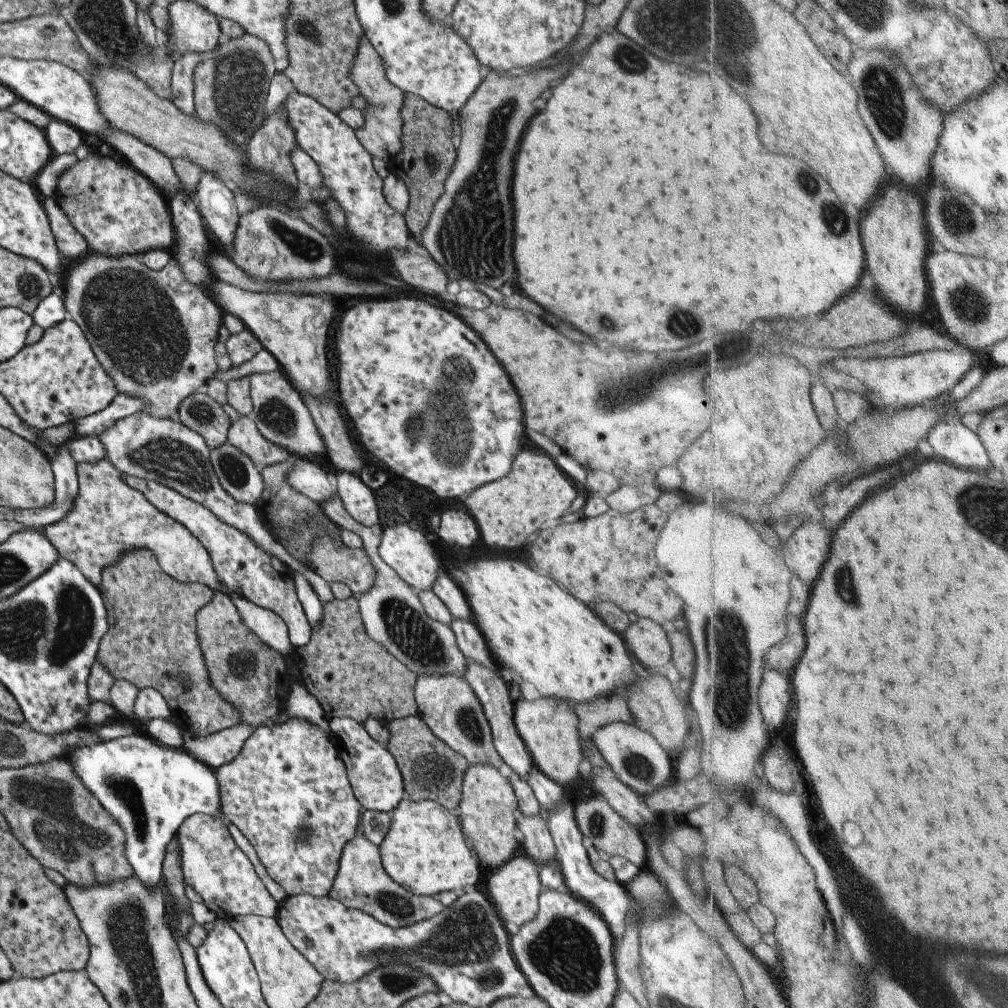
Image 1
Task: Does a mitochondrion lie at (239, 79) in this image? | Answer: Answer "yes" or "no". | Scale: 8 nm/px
yes

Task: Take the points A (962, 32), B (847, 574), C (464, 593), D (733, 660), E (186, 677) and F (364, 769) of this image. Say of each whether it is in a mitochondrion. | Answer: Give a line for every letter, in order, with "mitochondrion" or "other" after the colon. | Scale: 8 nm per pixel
A: other
B: mitochondrion
C: other
D: mitochondrion
E: mitochondrion
F: other

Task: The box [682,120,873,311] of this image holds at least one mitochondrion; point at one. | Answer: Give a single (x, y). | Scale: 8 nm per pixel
(833, 220)

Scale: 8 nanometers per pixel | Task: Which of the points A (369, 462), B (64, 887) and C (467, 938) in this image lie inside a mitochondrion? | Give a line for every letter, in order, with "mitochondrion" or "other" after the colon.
A: other
B: other
C: mitochondrion

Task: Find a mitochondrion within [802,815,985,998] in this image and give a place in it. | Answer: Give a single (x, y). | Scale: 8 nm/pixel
(915, 963)

